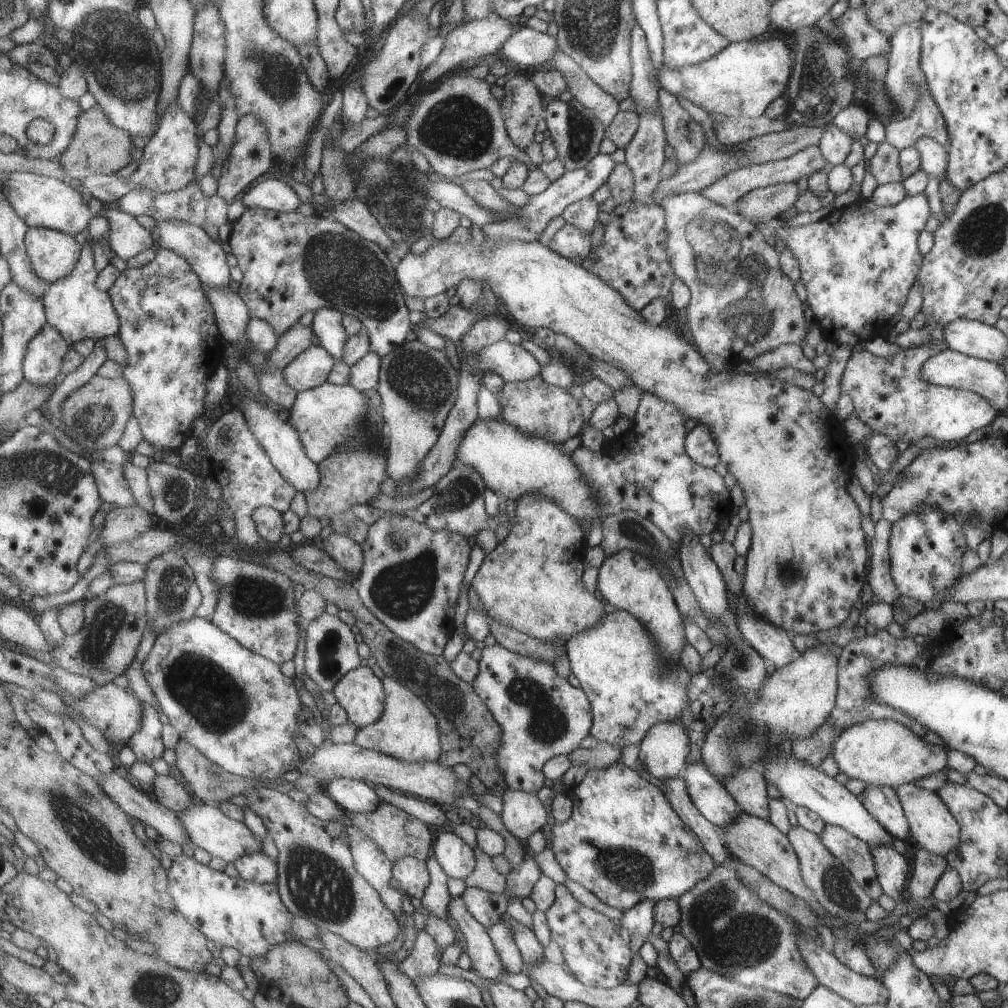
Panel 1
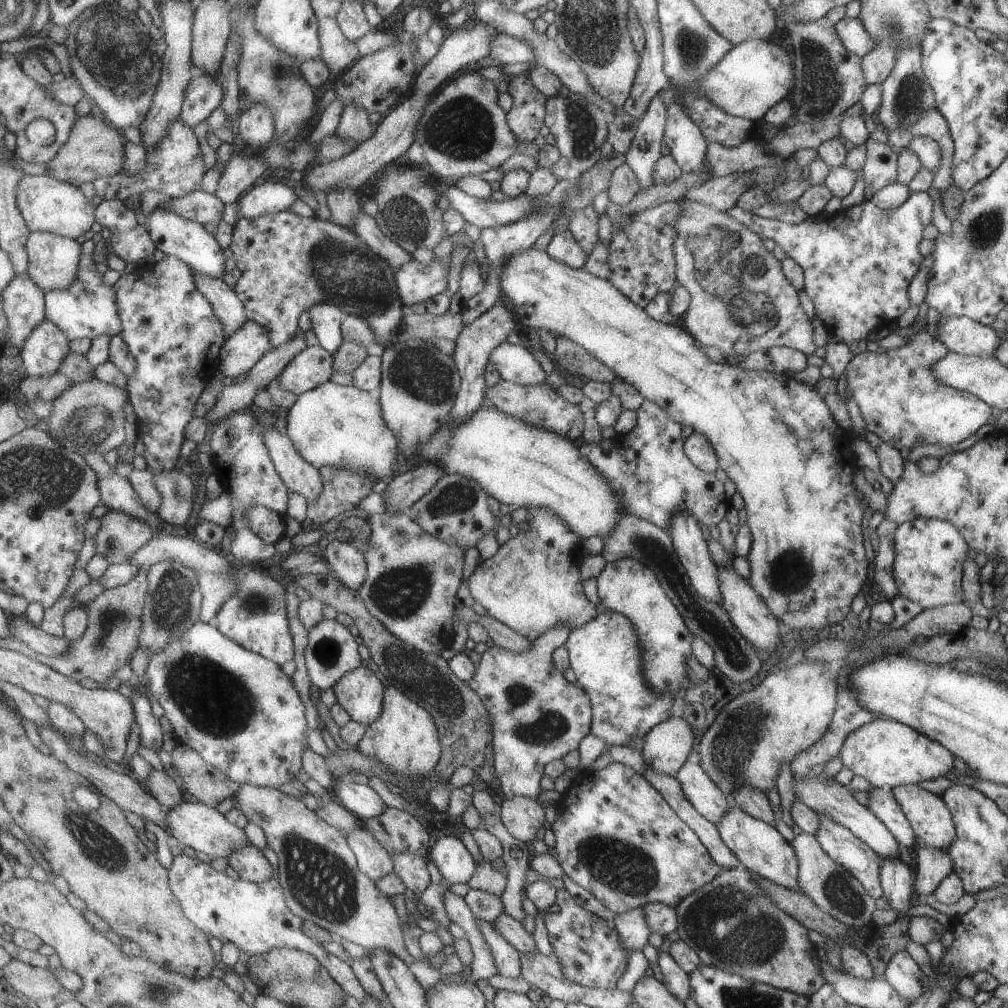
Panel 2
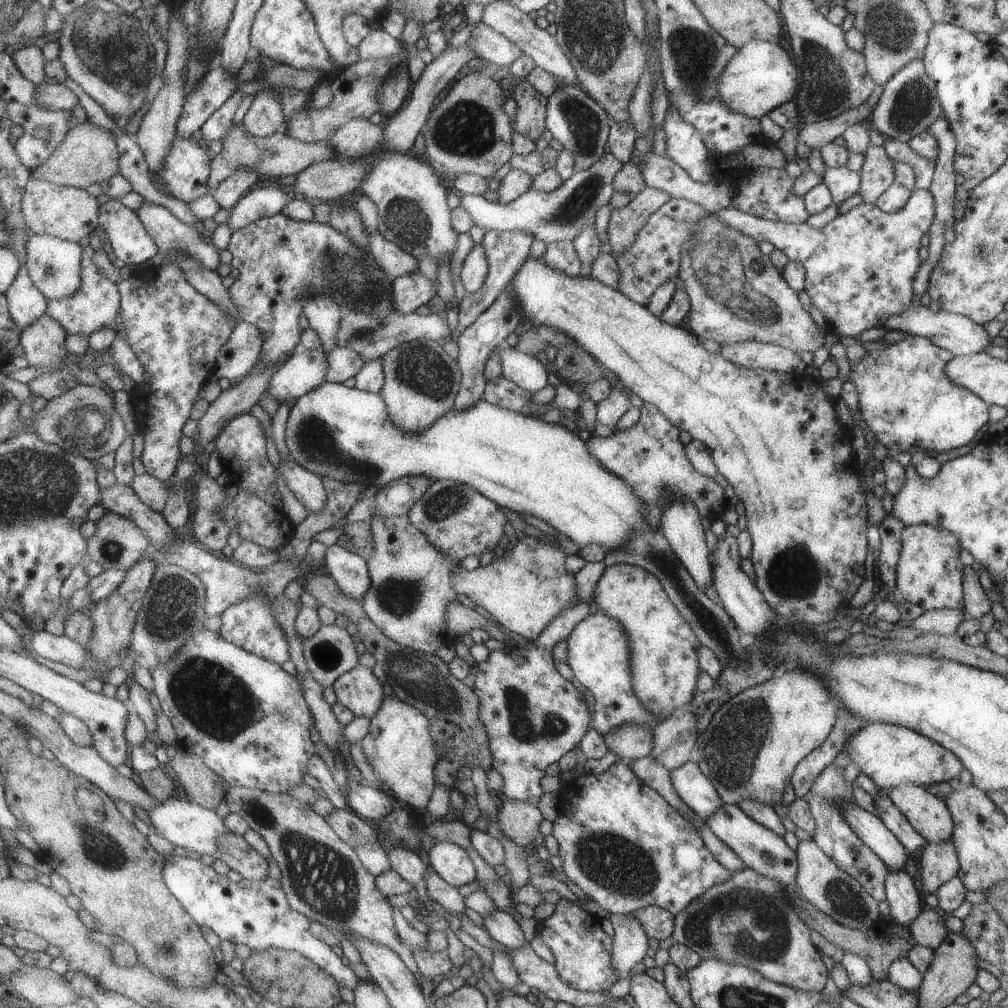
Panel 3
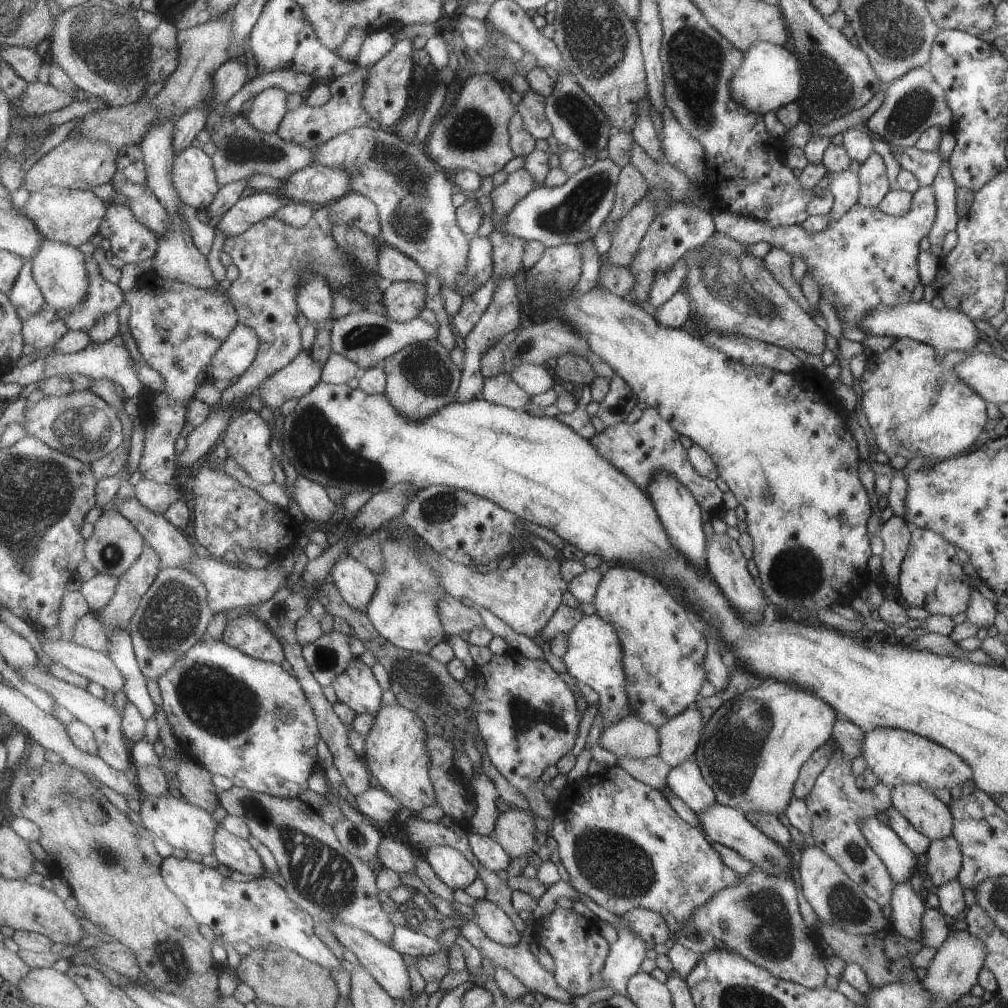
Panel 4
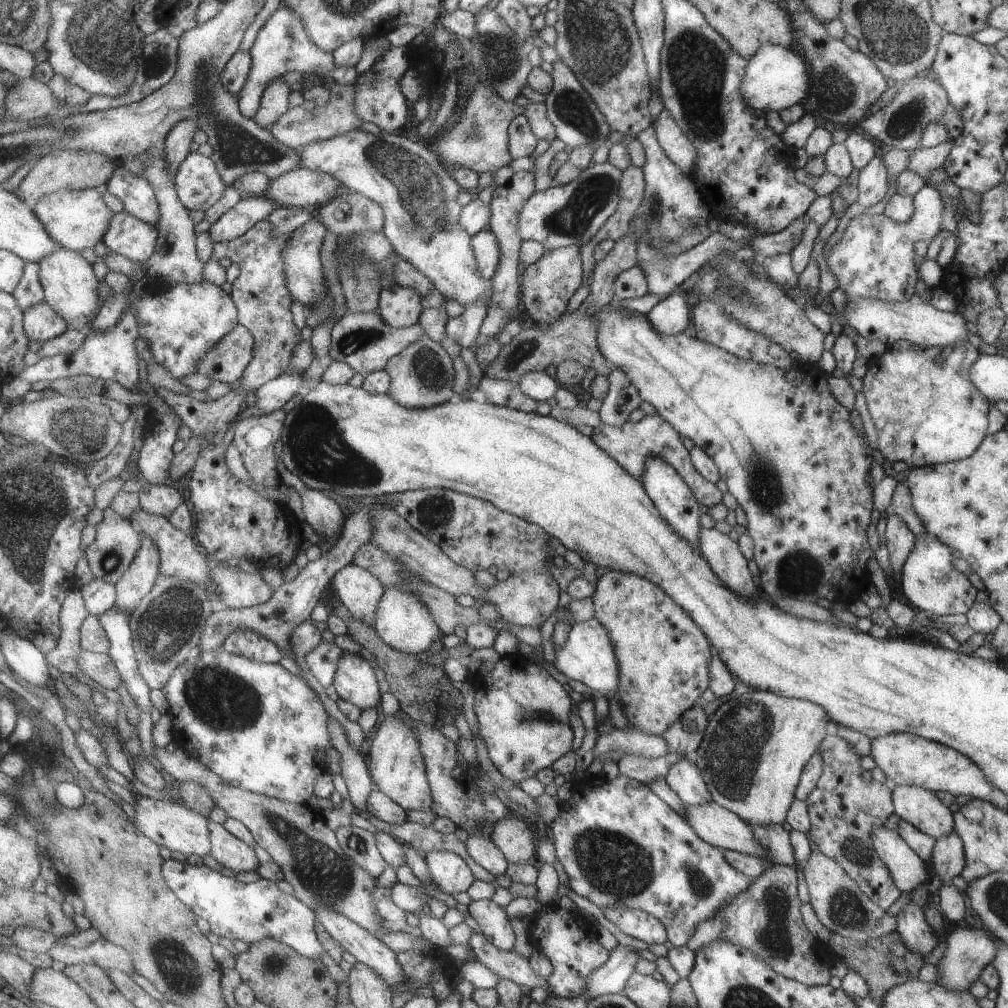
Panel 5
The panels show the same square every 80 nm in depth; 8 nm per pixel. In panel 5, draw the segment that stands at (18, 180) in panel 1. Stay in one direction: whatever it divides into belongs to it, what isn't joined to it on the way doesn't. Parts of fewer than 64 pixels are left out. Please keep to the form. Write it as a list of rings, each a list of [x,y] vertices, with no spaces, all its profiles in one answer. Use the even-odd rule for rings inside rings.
[[[99,188],[77,189],[74,191],[57,191],[45,195],[33,210],[41,219],[49,234],[66,249],[81,252],[87,248],[95,248],[103,242],[113,217],[116,215],[103,201]]]

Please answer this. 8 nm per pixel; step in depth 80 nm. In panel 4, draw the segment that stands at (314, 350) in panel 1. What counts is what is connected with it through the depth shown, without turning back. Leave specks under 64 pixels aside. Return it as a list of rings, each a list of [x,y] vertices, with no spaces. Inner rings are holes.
[[[303,350],[297,358],[270,376],[257,390],[258,396],[268,408],[279,408],[291,398],[300,399],[322,382],[323,367],[312,357],[311,351]]]

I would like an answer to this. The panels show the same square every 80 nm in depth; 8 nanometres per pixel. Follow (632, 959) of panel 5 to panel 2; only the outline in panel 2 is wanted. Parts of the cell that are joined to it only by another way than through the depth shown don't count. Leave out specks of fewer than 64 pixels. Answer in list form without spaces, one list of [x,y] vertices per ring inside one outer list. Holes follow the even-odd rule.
[[[633,908],[617,914],[612,920],[619,934],[621,948],[627,952],[627,959],[633,950],[640,950],[647,944],[651,930],[647,927],[643,908]]]

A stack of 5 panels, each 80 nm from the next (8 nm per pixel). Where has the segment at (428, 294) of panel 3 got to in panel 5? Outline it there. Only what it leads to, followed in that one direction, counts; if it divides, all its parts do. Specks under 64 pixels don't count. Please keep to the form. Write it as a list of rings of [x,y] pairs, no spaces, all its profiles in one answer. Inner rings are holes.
[[[395,284],[382,290],[377,312],[396,329],[410,327],[420,322],[425,309],[421,306],[421,298],[415,289]]]

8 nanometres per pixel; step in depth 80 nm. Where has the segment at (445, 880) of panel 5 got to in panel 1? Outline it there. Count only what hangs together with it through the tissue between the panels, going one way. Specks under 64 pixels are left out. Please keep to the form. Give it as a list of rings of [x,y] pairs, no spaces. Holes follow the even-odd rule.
[[[453,832],[438,836],[434,856],[437,856],[450,878],[460,879],[464,882],[475,872],[477,858],[474,849]]]

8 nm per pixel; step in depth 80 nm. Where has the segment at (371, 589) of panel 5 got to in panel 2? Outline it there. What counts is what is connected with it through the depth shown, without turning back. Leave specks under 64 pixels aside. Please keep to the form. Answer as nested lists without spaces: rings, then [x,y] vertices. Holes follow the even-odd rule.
[[[336,539],[324,549],[324,558],[329,560],[331,568],[345,586],[361,591],[367,580],[368,562],[365,553],[357,550],[353,544]]]

